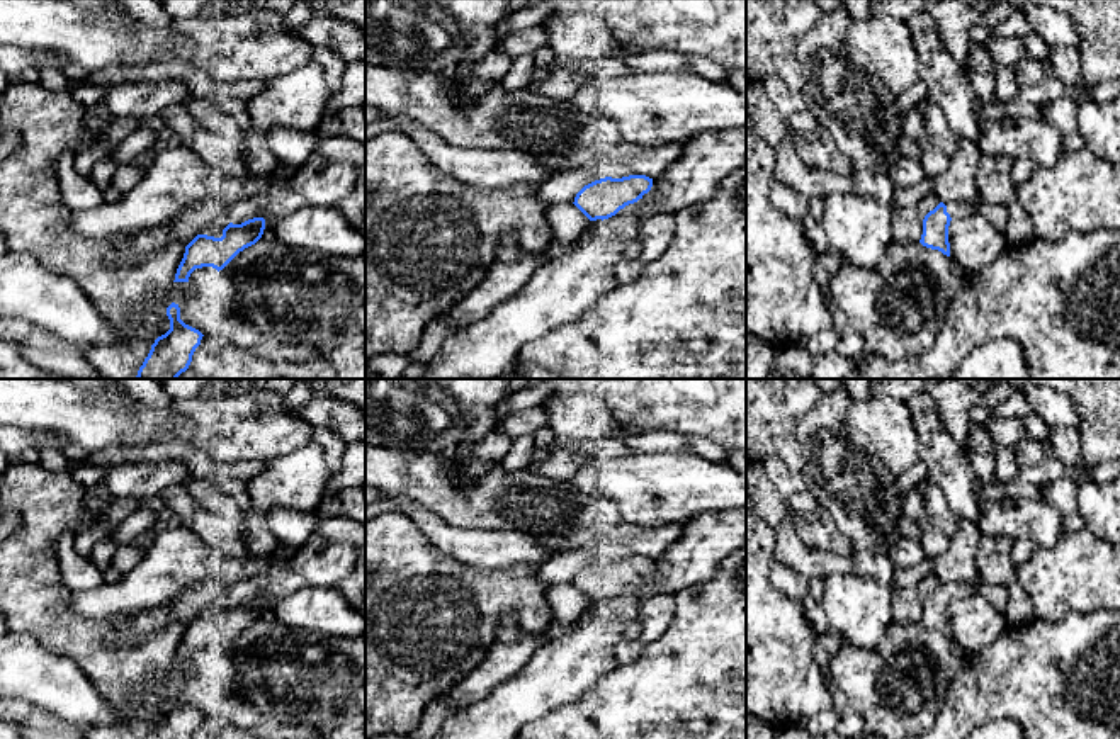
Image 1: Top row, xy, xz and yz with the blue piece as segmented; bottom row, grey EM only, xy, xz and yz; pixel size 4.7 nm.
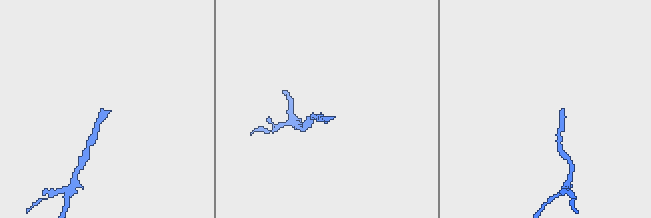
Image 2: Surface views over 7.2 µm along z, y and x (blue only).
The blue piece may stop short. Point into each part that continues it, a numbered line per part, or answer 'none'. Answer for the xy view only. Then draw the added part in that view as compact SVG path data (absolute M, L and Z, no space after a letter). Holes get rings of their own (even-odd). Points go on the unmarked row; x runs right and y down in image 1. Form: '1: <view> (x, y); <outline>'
none

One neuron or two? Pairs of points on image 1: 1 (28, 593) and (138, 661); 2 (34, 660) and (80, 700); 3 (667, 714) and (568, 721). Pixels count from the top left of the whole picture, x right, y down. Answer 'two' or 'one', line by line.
1: one
2: one
3: one

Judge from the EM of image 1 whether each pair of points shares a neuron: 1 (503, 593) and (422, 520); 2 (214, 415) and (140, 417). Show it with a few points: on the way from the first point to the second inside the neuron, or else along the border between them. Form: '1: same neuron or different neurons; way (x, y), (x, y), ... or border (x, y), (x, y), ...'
1: different neurons; border (435, 546), (476, 566), (512, 564)
2: different neurons; border (187, 413), (194, 425), (192, 442)

